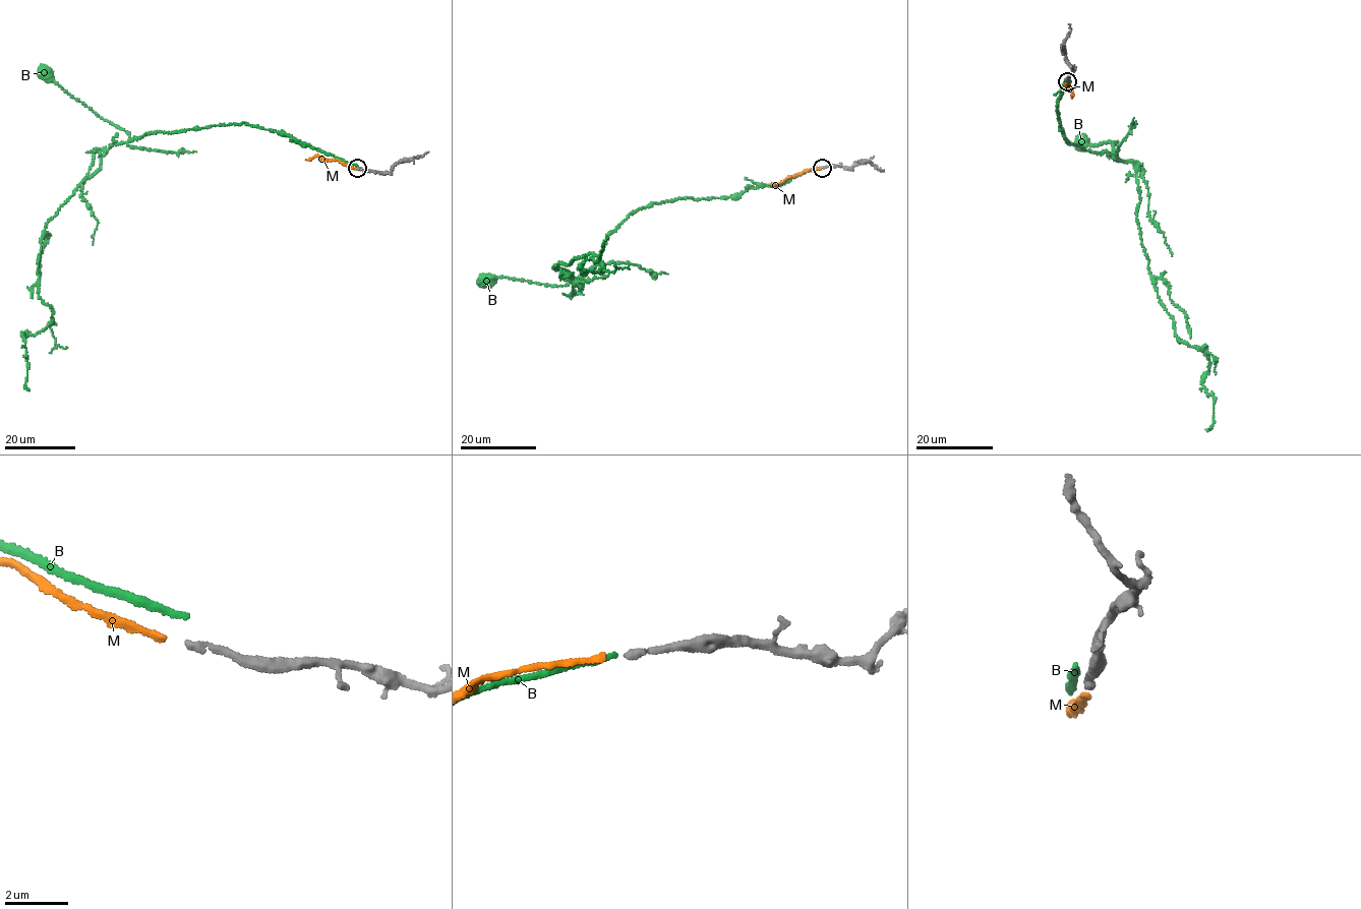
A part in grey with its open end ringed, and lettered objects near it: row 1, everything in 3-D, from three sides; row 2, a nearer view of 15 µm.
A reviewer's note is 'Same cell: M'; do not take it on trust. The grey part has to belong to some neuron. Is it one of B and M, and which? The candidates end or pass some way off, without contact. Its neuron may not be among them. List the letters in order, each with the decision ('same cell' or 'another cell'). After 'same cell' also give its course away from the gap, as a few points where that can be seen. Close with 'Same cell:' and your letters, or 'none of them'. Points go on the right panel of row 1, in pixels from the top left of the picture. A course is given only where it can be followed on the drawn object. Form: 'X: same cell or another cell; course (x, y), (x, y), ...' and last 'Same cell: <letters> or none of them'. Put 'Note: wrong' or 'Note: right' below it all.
B: another cell
M: same cell; course (1066, 82), (1072, 98)
Same cell: M
Note: right

